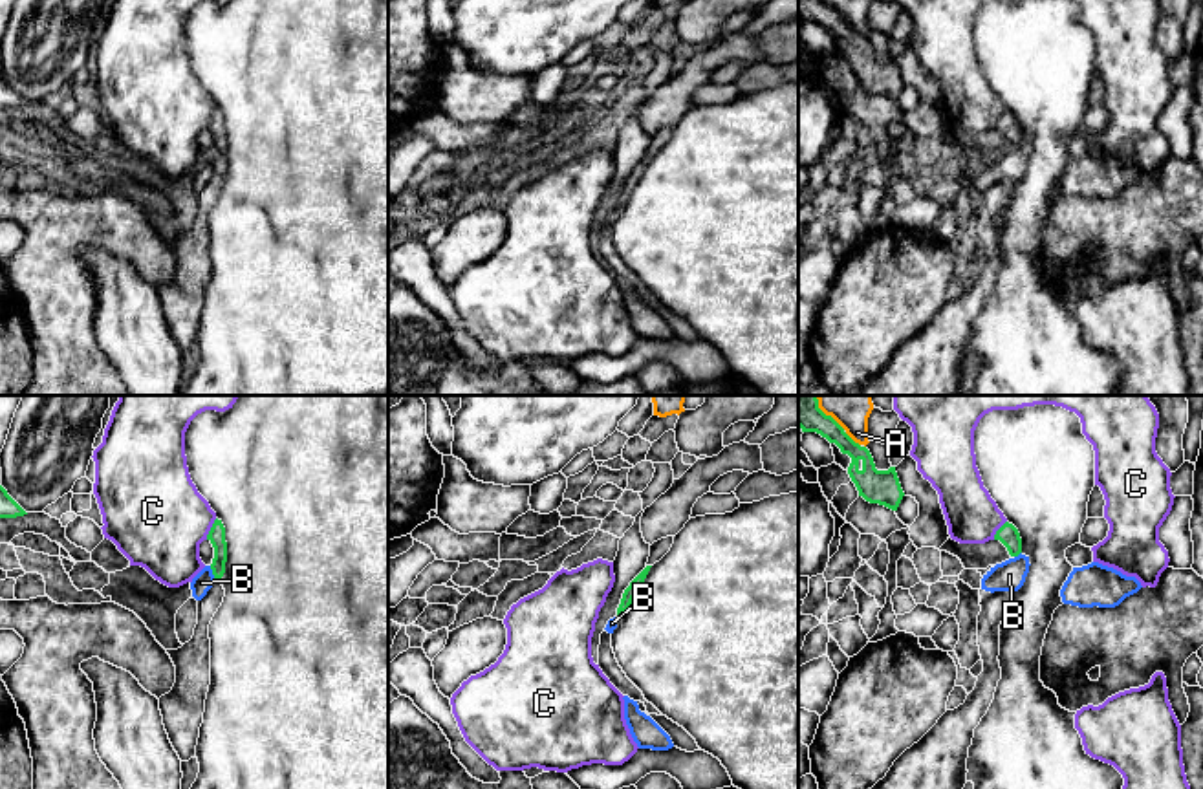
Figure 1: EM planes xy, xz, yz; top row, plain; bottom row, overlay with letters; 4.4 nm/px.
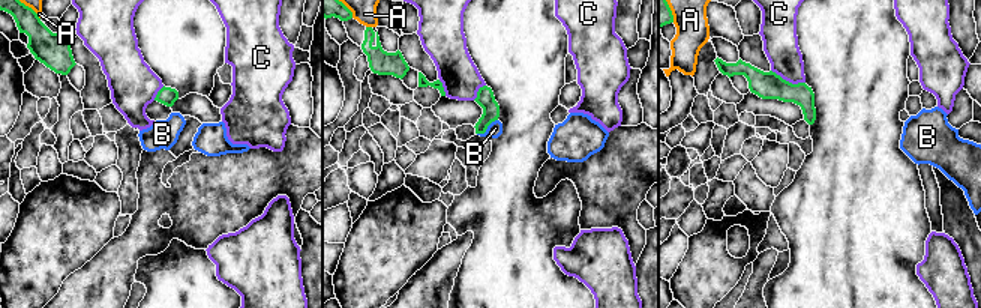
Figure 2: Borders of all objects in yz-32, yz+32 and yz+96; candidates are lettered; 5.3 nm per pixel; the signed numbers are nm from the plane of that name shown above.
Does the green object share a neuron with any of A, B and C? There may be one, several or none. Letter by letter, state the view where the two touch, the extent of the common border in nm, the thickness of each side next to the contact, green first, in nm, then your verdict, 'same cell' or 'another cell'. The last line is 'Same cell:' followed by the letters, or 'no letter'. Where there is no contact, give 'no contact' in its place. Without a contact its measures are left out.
A: meets green in yz; contact 90 nm long; 150 nm thick on the green side, 220 nm on the other; another cell
B: meets green in xy; contact 70 nm long; 80 nm thick on the green side, 90 nm on the other; another cell
C: meets green in xy; contact 110 nm long; 80 nm thick on the green side, 440 nm on the other; another cell
Same cell: no letter

